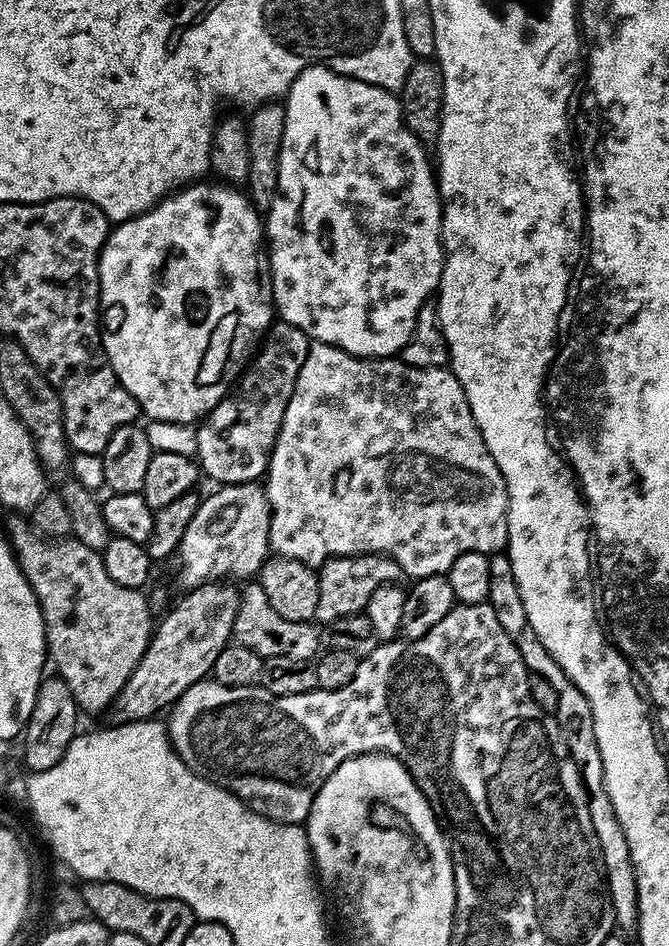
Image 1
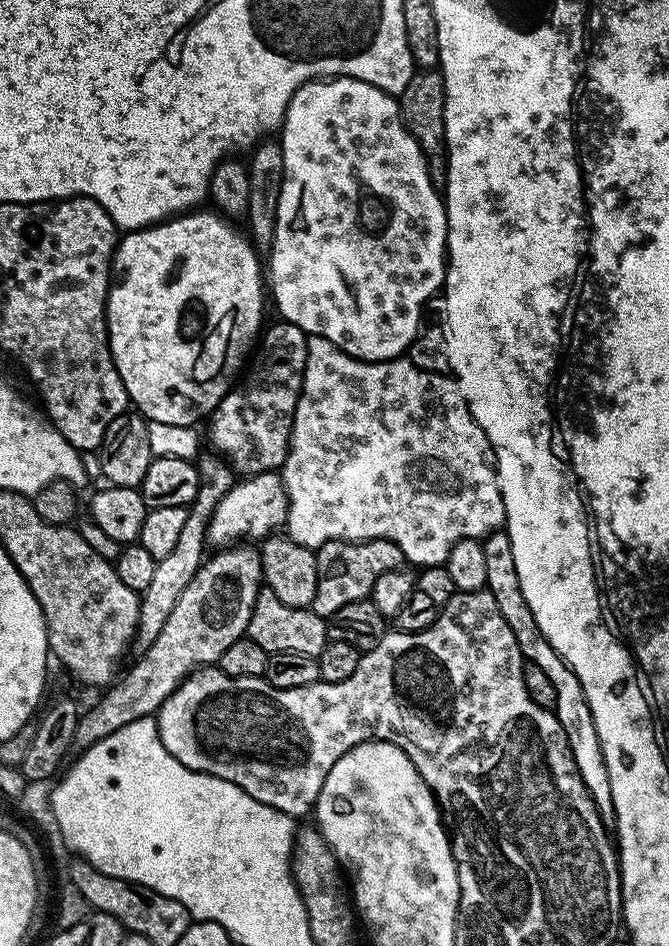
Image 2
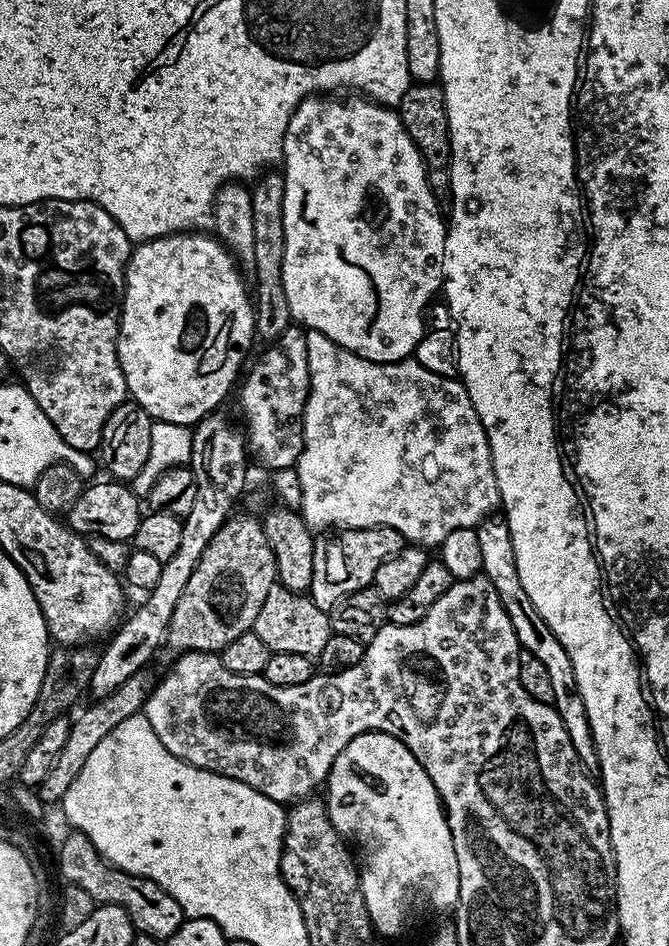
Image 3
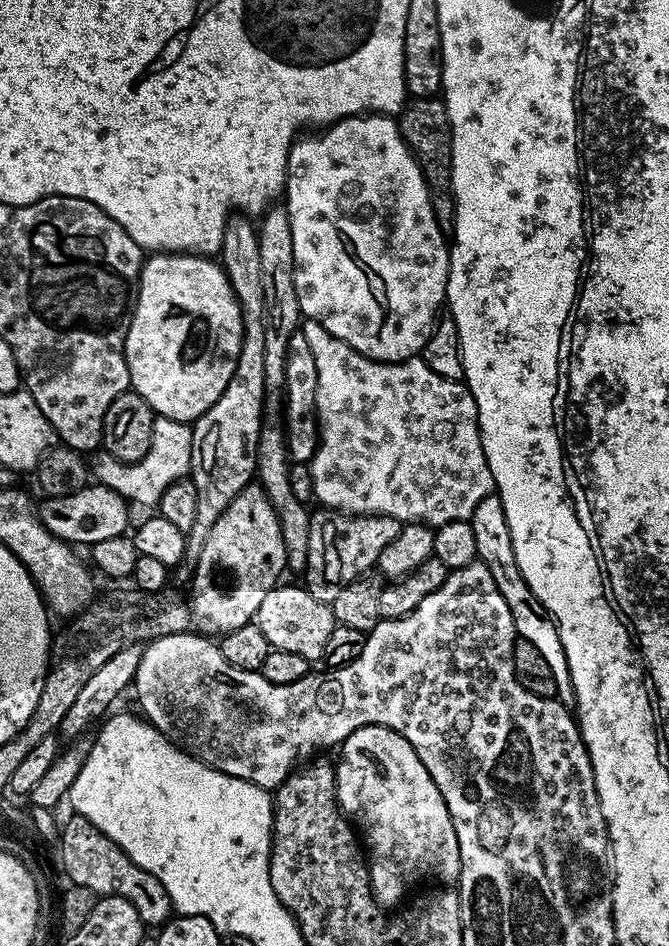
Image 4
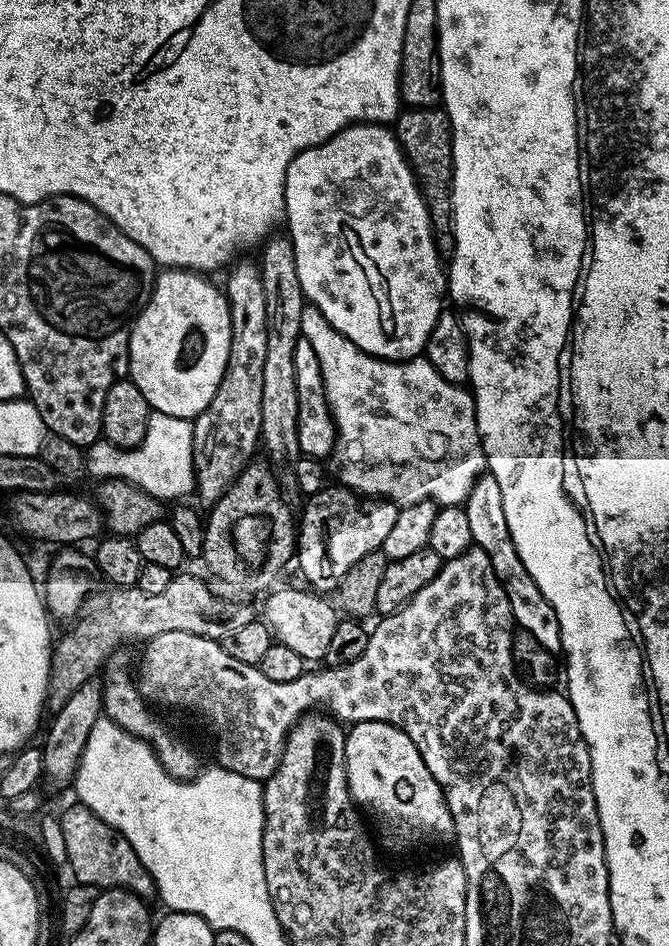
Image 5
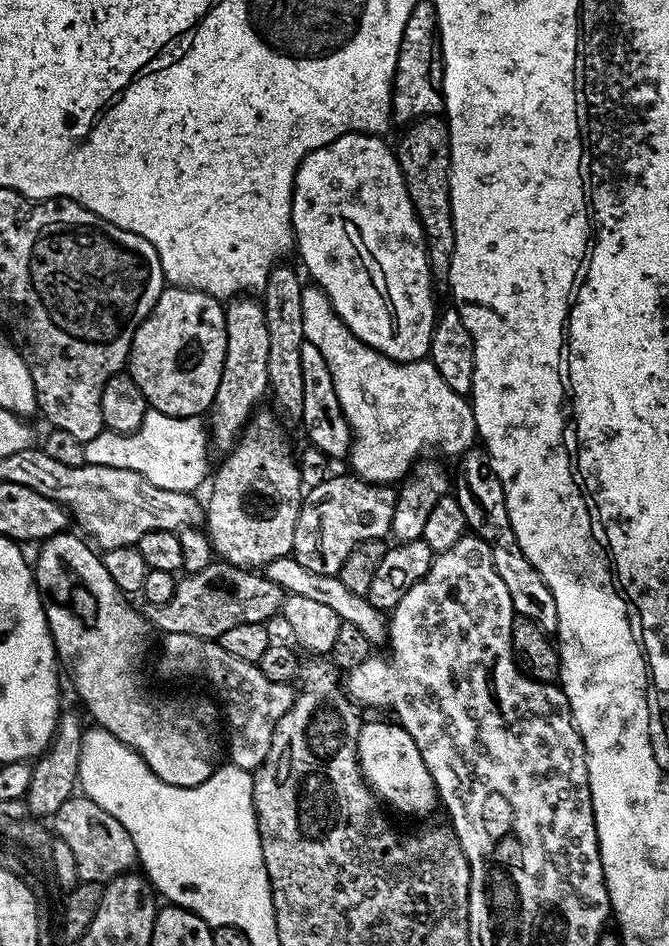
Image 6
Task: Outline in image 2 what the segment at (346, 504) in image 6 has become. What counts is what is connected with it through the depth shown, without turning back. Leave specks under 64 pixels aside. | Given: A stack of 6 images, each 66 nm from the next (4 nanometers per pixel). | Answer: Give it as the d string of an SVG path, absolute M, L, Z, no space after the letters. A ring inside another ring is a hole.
M331 540L315 549L318 562L318 590L314 594L312 611L325 618L332 618L348 603L371 597L374 582L387 572L405 567L402 550L389 540Z

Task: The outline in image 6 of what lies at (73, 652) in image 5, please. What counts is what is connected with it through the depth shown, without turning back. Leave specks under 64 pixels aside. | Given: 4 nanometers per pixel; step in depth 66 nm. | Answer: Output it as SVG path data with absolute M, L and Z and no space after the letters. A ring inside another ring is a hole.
M213 562L206 570L189 572L176 581L170 602L155 605L150 612L150 624L160 634L190 634L203 640L219 641L226 630L246 622L264 624L284 606L285 592L270 578L232 564Z

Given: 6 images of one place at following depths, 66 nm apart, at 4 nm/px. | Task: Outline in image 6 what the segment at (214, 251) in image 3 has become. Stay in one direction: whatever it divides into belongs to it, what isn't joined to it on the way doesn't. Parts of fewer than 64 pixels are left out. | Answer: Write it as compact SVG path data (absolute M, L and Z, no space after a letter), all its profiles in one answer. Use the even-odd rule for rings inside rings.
M168 286L158 298L154 310L150 310L150 314L138 326L126 368L155 411L167 416L203 417L211 409L218 382L222 378L222 362L226 358L224 310L225 305L208 292Z

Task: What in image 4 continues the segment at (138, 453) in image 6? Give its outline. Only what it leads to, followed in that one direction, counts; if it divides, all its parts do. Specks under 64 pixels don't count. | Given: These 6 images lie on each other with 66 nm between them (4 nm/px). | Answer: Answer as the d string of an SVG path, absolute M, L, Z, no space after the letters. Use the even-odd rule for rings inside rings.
M157 418L154 422L154 438L146 458L133 464L115 460L109 452L97 451L90 460L90 476L93 481L119 493L125 500L136 504L159 505L162 494L174 482L185 479L192 470L192 429L176 420Z

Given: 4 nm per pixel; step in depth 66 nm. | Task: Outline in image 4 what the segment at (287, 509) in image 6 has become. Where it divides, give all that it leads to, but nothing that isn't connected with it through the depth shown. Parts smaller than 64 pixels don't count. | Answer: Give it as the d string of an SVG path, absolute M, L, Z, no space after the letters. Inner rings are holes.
M259 483L248 484L222 510L194 564L196 577L192 580L192 596L190 592L190 616L200 623L201 633L223 634L255 621L262 598L281 583L280 575L288 568L278 514Z

